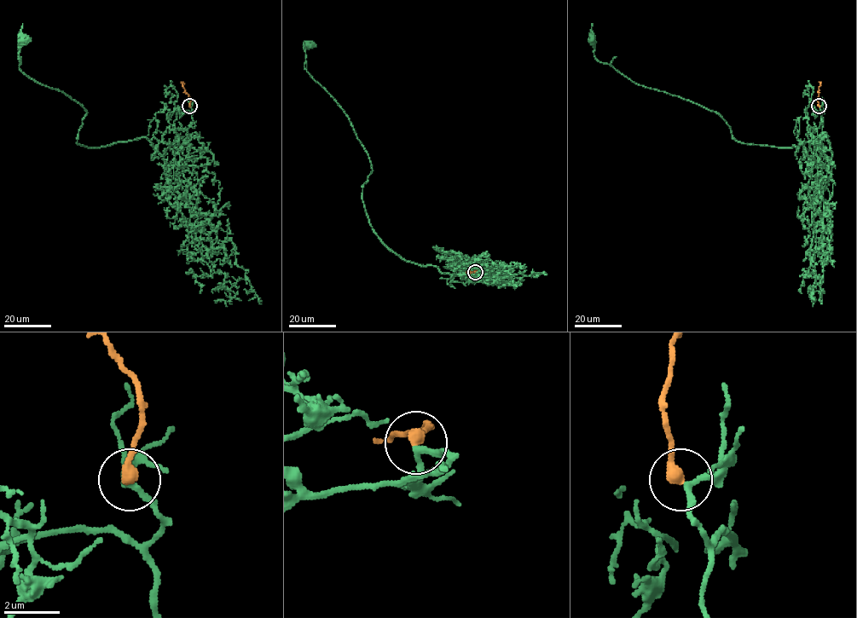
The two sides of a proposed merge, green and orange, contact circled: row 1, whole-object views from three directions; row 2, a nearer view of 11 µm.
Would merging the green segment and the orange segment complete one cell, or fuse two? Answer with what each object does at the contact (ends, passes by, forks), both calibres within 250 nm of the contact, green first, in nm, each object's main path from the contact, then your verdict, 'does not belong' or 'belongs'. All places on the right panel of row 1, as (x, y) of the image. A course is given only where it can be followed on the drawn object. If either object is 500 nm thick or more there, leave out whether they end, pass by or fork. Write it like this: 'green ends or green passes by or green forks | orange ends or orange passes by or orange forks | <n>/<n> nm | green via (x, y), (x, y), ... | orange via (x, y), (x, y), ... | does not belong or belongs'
green passes by | orange ends | 200/440 nm | green via (819, 106), (821, 155), (812, 137), (793, 147), (738, 141), (718, 114), (633, 82), (600, 62), (591, 40) | orange via (819, 106), (819, 82) | belongs

